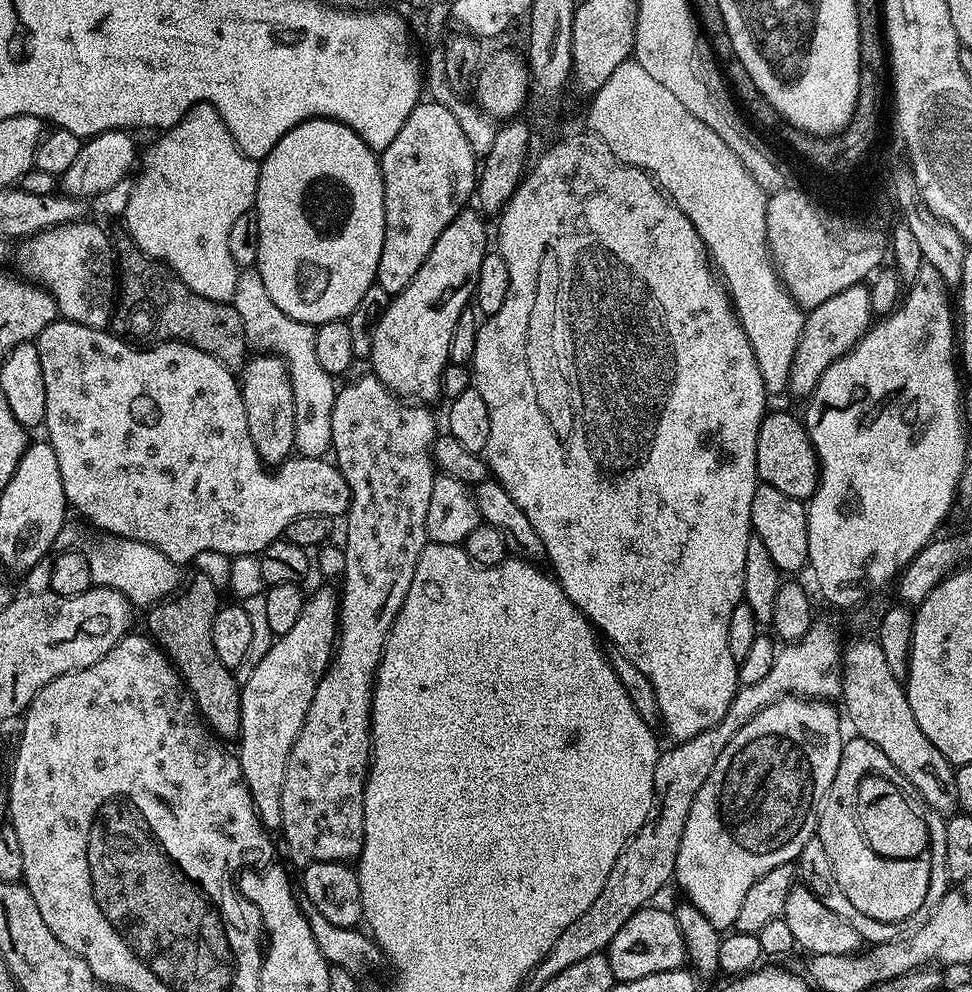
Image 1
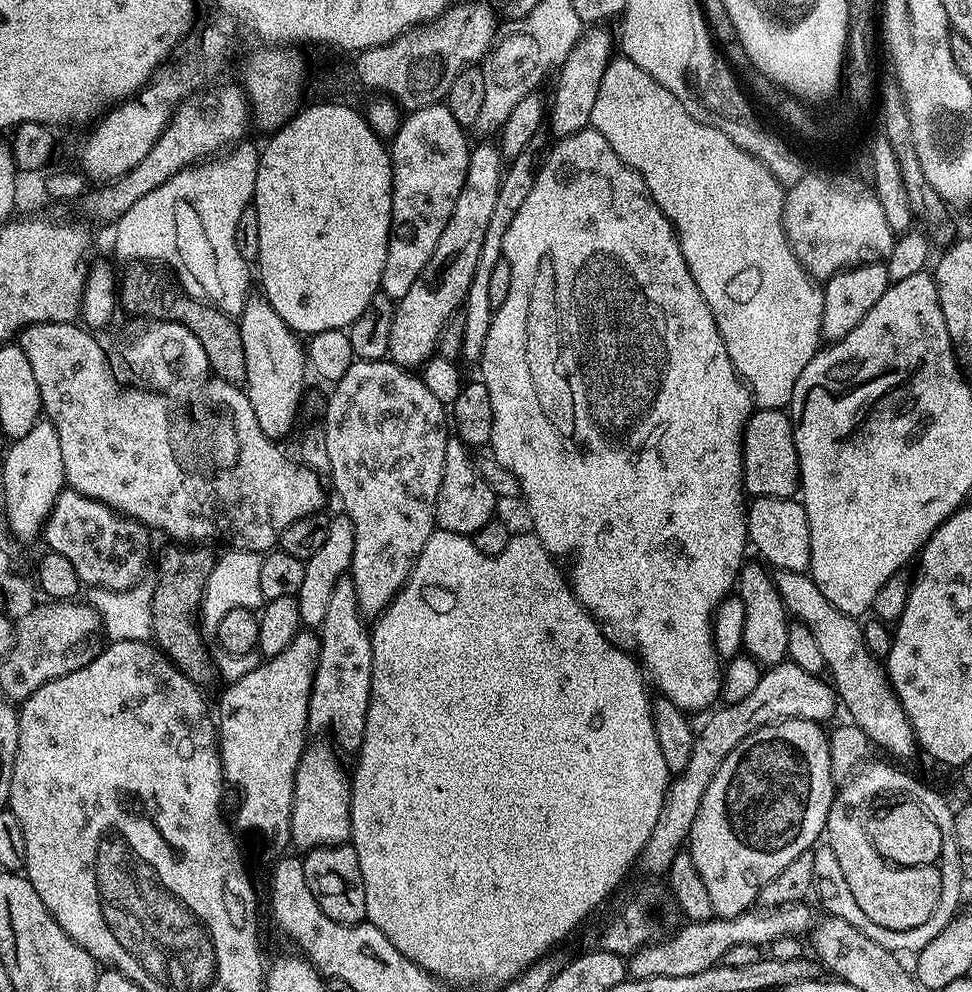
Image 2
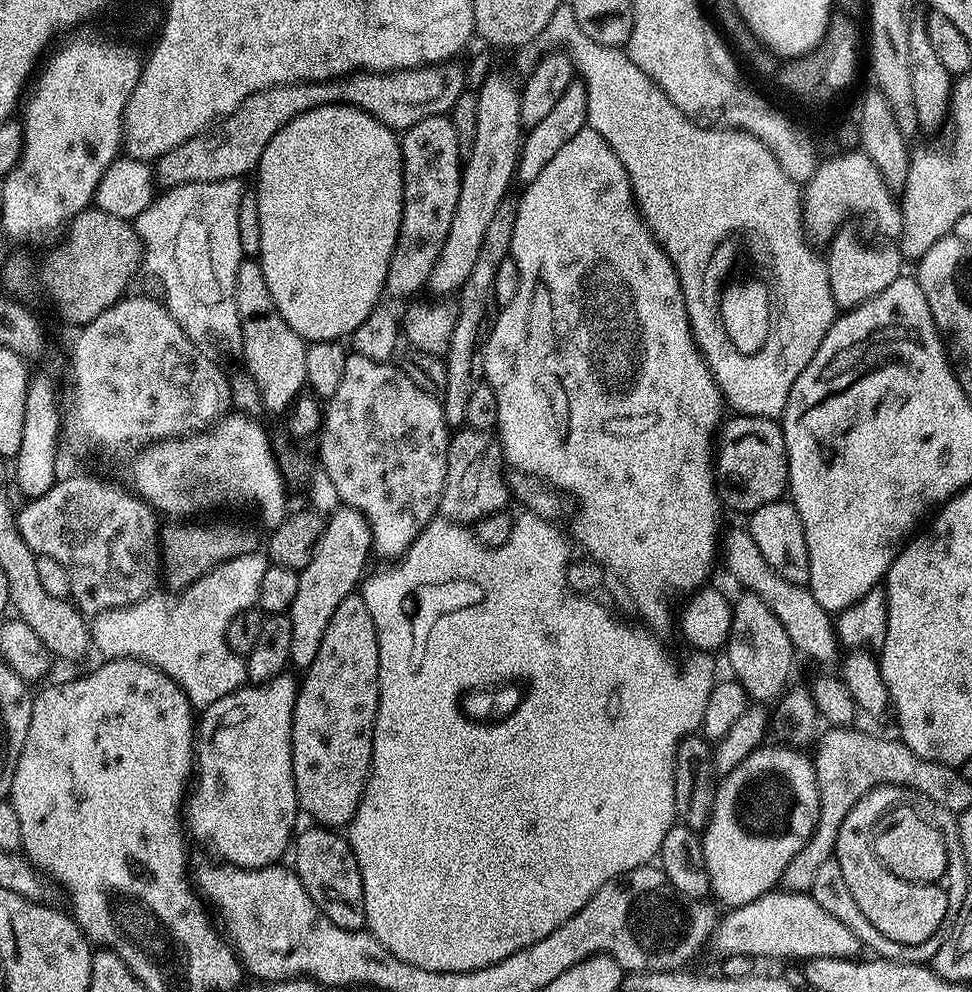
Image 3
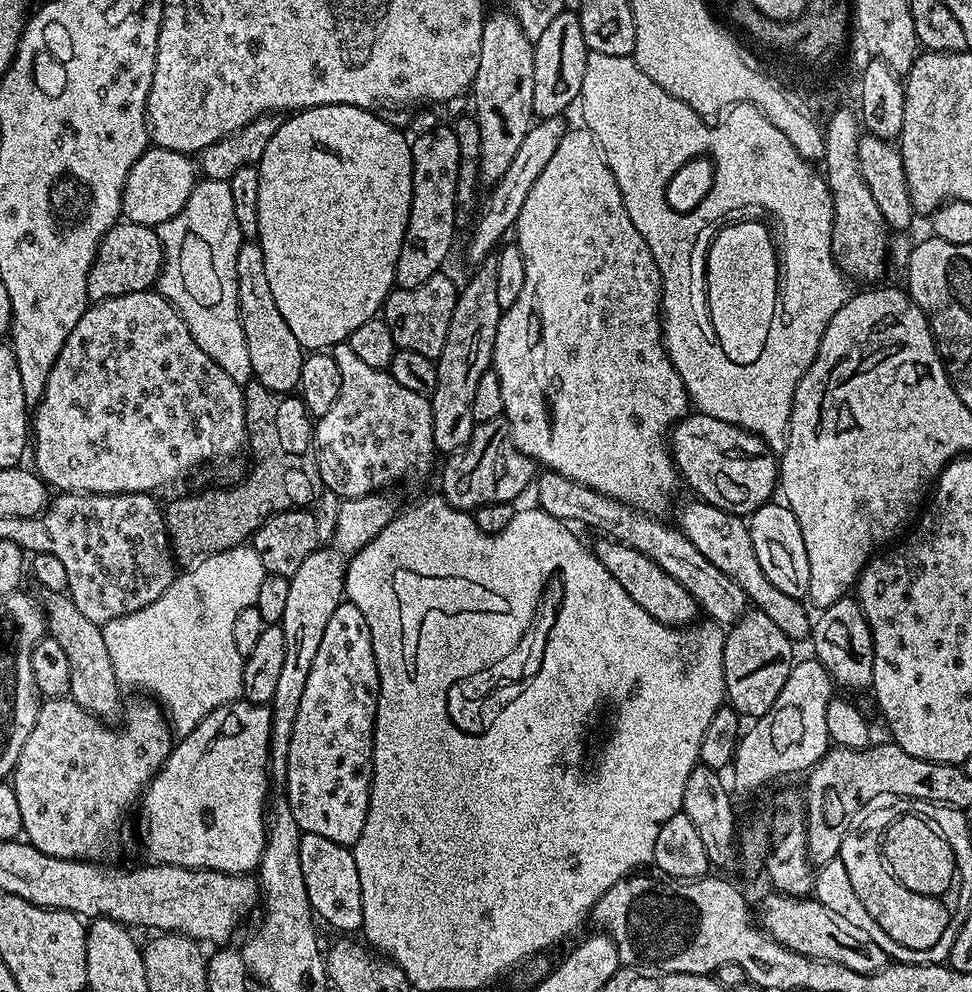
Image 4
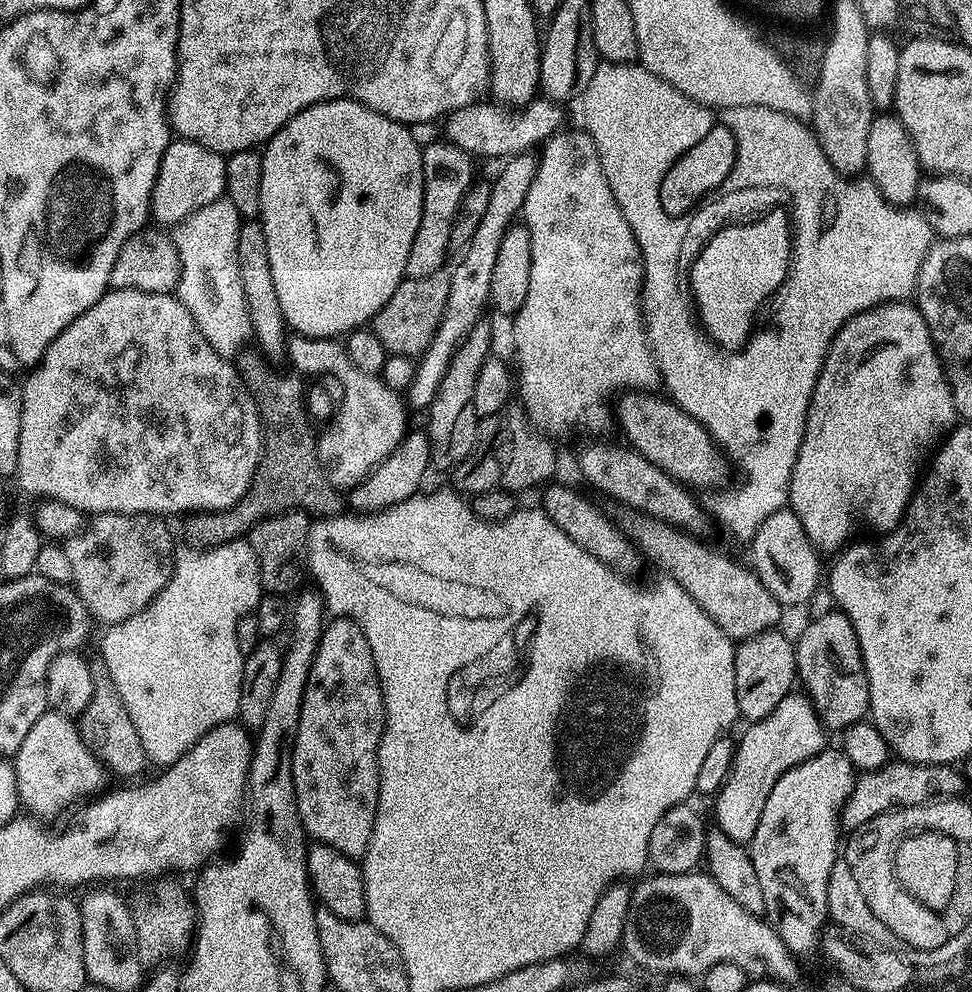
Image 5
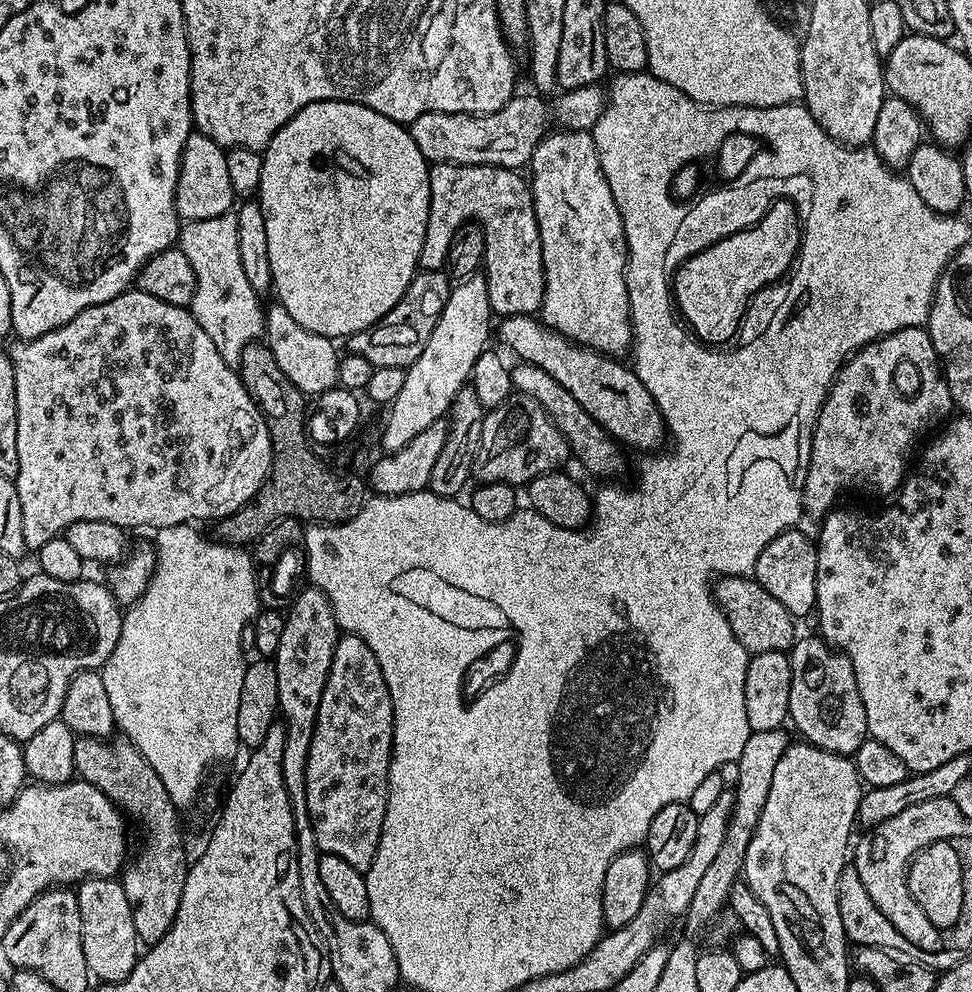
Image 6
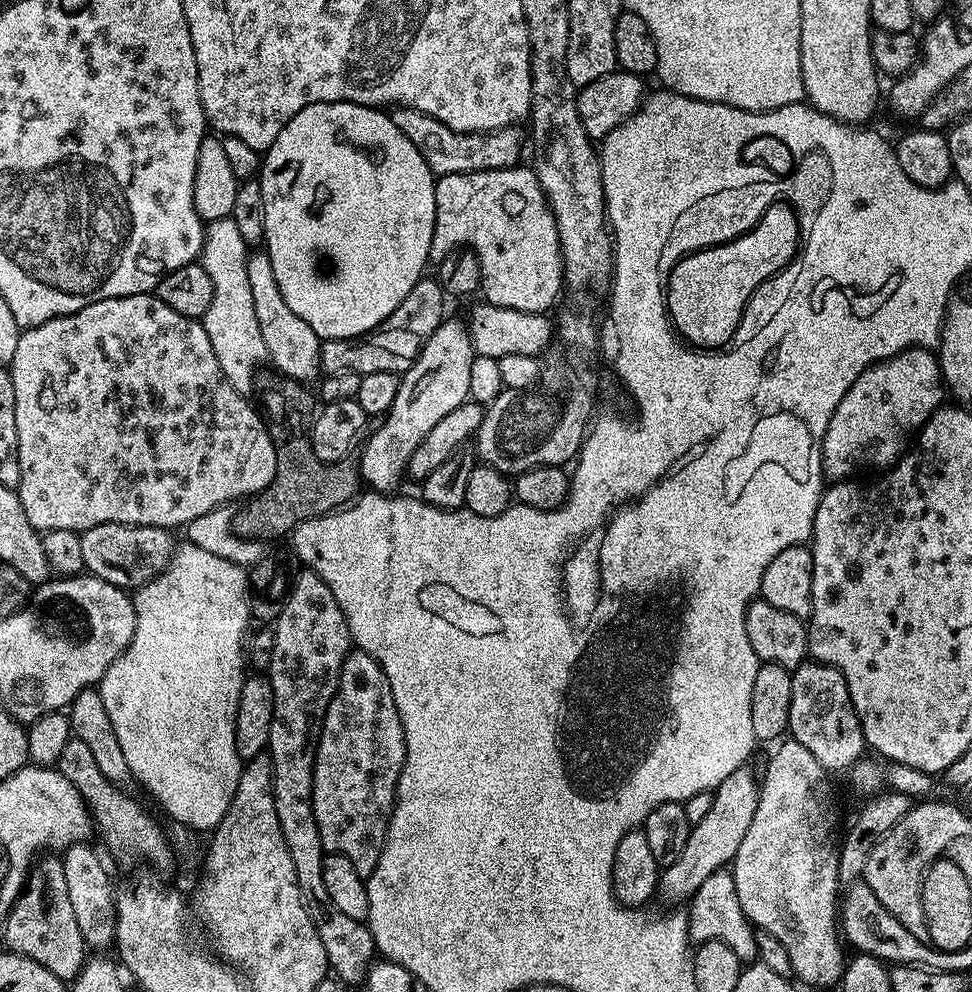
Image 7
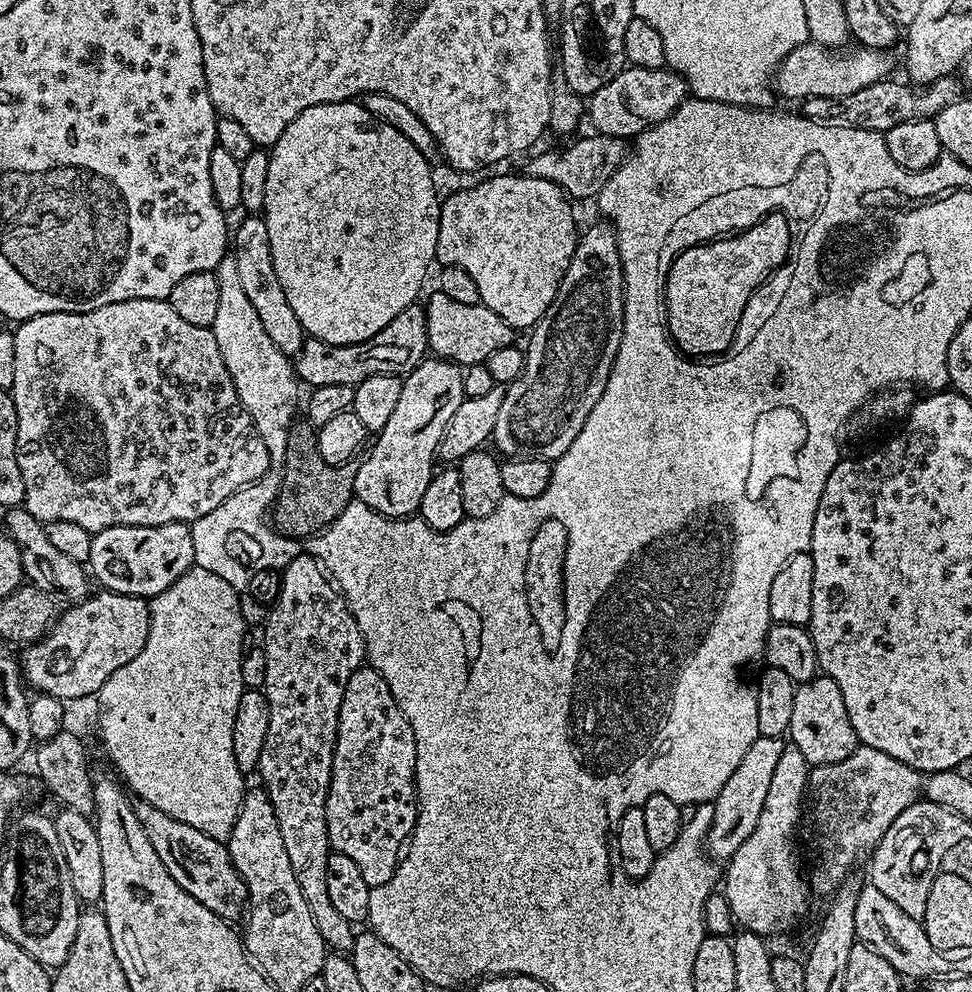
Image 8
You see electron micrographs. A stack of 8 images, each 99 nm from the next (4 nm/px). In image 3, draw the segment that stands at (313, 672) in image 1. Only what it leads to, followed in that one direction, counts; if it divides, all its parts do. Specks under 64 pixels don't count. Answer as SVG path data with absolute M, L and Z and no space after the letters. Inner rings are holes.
M291 674L275 676L270 682L265 684L249 683L243 688L234 690L226 694L226 698L218 698L208 708L203 709L198 720L196 729L196 739L194 741L194 787L186 800L186 807L182 816L186 821L186 832L192 836L204 848L209 848L212 852L217 852L221 861L233 864L235 868L265 868L271 864L281 863L285 858L284 851L289 851L294 840L294 833L297 831L296 816L298 817L298 805L296 802L296 787L294 786L294 770L292 769L292 715L296 705L296 690L298 687L297 677Z

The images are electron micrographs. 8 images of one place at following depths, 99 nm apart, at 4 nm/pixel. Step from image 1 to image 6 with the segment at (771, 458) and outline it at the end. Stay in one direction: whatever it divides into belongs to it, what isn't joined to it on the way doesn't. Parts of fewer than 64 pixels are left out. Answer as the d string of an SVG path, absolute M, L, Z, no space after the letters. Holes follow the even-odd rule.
M535 315L506 316L499 323L498 336L500 332L501 342L517 356L515 359L546 370L546 374L550 374L563 388L570 390L570 394L574 394L582 410L586 410L594 422L601 424L613 440L625 449L637 448L640 454L652 454L663 449L660 447L664 440L666 444L666 429L662 414L650 390L642 386L638 374L627 363L592 348L585 348L582 344L573 344Z

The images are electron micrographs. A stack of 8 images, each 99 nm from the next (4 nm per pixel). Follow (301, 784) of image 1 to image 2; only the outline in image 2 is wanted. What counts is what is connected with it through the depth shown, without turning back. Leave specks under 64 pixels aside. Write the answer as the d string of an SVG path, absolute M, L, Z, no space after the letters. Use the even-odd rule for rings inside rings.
M391 359L383 360L353 360L350 370L342 374L337 384L331 385L332 397L328 400L328 409L324 412L322 427L326 438L326 455L330 457L332 471L330 479L340 495L340 504L343 515L347 516L349 522L354 526L354 558L350 575L354 582L354 594L358 596L358 606L365 617L375 618L388 609L392 600L400 593L404 583L408 581L408 575L412 573L412 567L422 554L426 542L432 536L436 528L436 499L438 498L438 486L442 486L442 466L446 462L446 442L450 438L450 416L446 406L426 390L423 379L413 374L407 368L392 363ZM305 747L294 778L294 806L290 814L291 847L296 850L329 848L349 843L352 835L352 786L331 747Z

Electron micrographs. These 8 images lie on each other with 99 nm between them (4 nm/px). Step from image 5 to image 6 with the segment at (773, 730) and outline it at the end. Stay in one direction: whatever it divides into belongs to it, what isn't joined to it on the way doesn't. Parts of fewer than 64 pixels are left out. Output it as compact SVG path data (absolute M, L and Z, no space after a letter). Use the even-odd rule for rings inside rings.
M783 729L758 731L753 732L750 738L747 739L746 747L736 763L738 776L736 778L736 788L734 787L732 792L732 816L727 824L726 837L725 841L722 842L722 848L749 849L750 839L753 838L762 809L766 806L767 795L770 794L774 768L790 745L790 740L786 738L785 734L786 732Z

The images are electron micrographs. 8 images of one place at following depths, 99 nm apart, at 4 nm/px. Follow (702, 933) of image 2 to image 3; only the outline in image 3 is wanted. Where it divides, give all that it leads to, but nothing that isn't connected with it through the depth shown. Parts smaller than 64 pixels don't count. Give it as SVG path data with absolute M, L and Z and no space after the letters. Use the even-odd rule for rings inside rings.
M773 890L764 896L754 898L754 902L746 902L746 906L725 911L719 917L716 929L712 931L710 948L717 952L717 957L726 956L769 956L772 960L813 960L814 958L846 958L859 957L862 952L860 939L847 926L842 926L834 914L826 914L818 902L814 902L811 894Z

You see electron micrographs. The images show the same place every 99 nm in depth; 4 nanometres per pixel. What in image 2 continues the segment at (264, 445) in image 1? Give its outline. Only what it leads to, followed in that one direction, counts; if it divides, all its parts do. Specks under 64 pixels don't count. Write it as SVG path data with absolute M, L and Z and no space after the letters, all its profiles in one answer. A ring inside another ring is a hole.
M249 295L244 303L238 323L242 334L242 350L246 350L246 378L244 384L250 398L250 406L254 406L254 414L258 417L258 426L262 426L262 434L277 442L292 432L296 424L296 415L300 412L300 399L304 396L304 372L306 376L306 348L301 337L292 331L292 327L282 318L278 318L278 310L270 306L263 295Z

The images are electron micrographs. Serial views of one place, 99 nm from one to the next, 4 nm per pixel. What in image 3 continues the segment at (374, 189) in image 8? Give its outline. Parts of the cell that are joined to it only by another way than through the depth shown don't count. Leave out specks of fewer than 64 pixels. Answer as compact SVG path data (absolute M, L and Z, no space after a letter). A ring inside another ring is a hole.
M327 104L311 108L306 110L306 114L298 114L298 118L286 122L286 126L282 126L282 130L278 130L274 138L270 138L266 150L262 150L262 158L256 167L254 179L258 222L262 226L262 246L258 259L262 266L262 274L266 274L266 286L270 286L270 298L274 298L274 306L278 306L278 314L286 318L286 322L305 342L339 341L341 338L351 337L353 330L362 326L366 314L370 314L370 310L374 310L381 303L380 296L385 295L386 274L400 233L404 205L404 163L397 133L350 104Z

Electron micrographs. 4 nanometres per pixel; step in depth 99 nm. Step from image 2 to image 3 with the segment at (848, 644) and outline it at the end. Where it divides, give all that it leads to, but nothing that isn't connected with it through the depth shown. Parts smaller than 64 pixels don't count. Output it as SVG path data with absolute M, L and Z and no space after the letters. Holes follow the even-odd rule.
M747 527L732 528L723 533L718 545L718 556L724 560L724 568L737 580L743 591L758 594L770 610L774 610L774 618L782 622L786 634L790 638L793 649L804 656L809 656L812 660L817 660L820 664L837 663L841 655L842 645L836 638L836 626L833 617L822 607L818 606L818 598L814 598L812 591L803 584L786 582L766 558L762 558L762 550L754 542L754 538L748 533Z

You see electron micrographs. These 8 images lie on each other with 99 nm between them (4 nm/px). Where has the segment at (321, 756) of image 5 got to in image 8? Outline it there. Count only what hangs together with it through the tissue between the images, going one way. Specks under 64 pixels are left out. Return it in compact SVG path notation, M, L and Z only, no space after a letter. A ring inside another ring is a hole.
M361 666L354 674L350 674L350 682L346 682L346 694L342 694L342 710L338 710L338 734L334 742L334 762L330 774L330 790L326 798L326 830L328 842L333 852L346 854L358 866L362 879L372 888L382 886L382 882L390 882L394 870L400 864L400 857L412 835L416 825L416 739L414 730L410 730L410 722L402 714L398 702L394 702L394 694L390 694L390 686L386 686L386 678L378 674L370 666Z

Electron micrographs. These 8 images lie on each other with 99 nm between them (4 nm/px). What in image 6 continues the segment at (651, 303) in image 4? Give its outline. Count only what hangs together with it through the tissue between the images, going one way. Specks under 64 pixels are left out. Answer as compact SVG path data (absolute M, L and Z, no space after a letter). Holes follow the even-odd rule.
M553 130L544 137L540 147L532 151L530 161L530 187L532 189L532 201L534 202L534 214L538 222L538 234L542 242L542 262L544 263L544 301L540 306L539 315L543 323L560 332L573 344L582 344L585 348L592 348L596 352L603 352L606 356L620 358L632 347L632 319L630 318L630 302L626 290L626 266L628 265L628 247L626 246L626 234L622 226L622 218L618 214L618 206L614 202L614 194L610 194L610 182L606 182L606 174L602 174L600 165L600 151L596 149L596 143L591 132L569 132L567 130Z

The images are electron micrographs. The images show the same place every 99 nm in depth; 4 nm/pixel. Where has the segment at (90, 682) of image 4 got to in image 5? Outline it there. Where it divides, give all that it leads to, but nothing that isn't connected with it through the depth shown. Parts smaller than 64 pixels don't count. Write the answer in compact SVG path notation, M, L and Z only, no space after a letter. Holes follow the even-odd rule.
M107 678L97 679L96 689L90 698L90 706L78 717L80 736L86 746L104 765L109 773L116 776L136 776L146 765L144 747L130 722L130 710L122 702L118 690Z

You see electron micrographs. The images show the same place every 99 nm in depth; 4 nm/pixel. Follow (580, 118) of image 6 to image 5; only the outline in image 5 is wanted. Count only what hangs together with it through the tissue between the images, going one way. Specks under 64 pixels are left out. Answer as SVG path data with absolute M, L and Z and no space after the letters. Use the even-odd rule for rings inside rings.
M547 98L531 100L524 107L509 110L495 103L477 102L467 104L458 110L449 112L443 121L447 143L467 152L473 158L479 156L500 156L507 158L517 156L520 152L526 152L543 145L544 141L556 135L565 127L564 112L559 103Z

